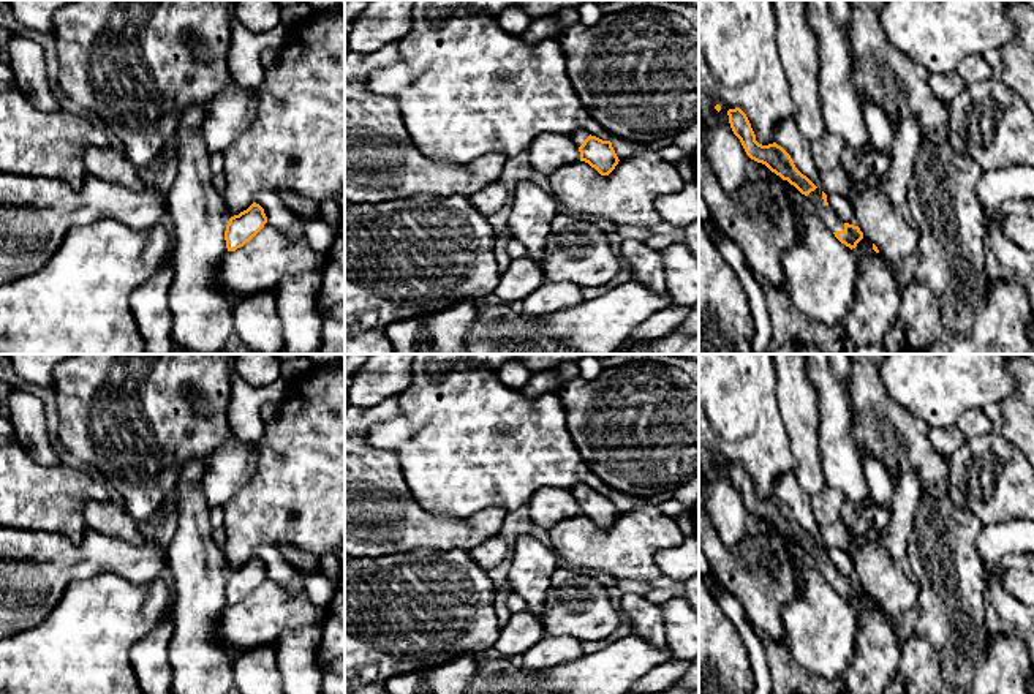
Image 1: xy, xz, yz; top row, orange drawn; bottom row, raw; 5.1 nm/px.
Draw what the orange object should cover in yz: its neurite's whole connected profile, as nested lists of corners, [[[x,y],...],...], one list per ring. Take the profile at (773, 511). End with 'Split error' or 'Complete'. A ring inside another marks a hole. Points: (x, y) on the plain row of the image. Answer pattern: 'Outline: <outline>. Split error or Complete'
Outline: [[[729,463],[729,477],[734,488],[740,493],[746,509],[765,519],[772,526],[794,539],[808,553],[808,561],[828,580],[835,591],[851,604],[863,593],[859,580],[843,577],[827,556],[827,549],[817,542],[794,519],[791,509],[776,496],[762,500],[756,495],[756,488],[746,468],[740,463]]]. Split error

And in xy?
Outline: [[[253,556],[247,564],[229,572],[225,585],[228,605],[236,605],[250,596],[267,577],[264,563]]]. Complete

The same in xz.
Outline: [[[575,485],[572,493],[580,506],[580,515],[588,517],[601,530],[609,530],[618,519],[618,511],[610,495],[591,490],[588,485]]]. Split error

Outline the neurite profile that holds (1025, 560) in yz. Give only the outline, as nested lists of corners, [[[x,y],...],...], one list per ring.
[[[1021,553],[1021,555],[1007,555],[1001,566],[1001,569],[1006,568],[1017,568],[1017,569],[1028,569],[1034,572],[1034,553]]]

